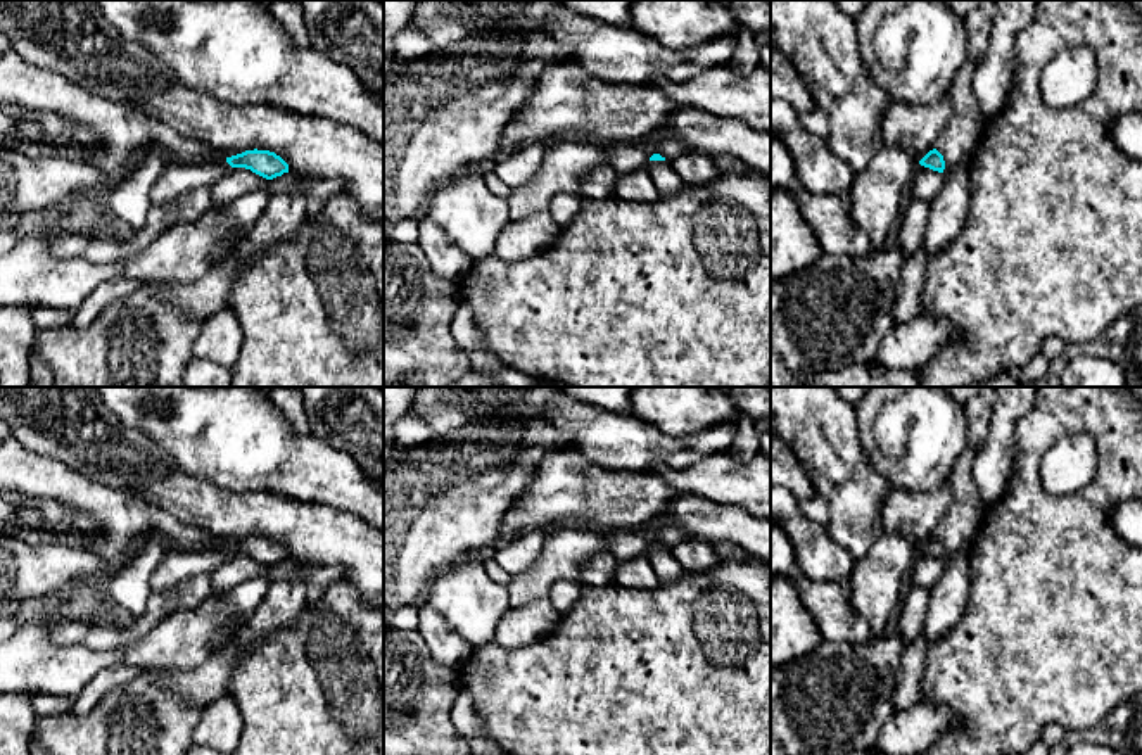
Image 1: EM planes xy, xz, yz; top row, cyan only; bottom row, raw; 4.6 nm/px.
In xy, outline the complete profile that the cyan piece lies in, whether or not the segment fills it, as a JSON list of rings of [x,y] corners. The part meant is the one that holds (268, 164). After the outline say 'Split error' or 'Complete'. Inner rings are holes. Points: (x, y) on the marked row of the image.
[[[245,150],[213,162],[169,162],[150,190],[150,204],[164,204],[199,187],[213,185],[232,168],[245,168],[273,180],[289,173],[289,164],[270,150]]]. Split error

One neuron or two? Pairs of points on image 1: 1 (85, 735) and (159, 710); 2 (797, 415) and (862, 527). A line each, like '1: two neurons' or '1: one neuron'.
1: one neuron
2: one neuron

